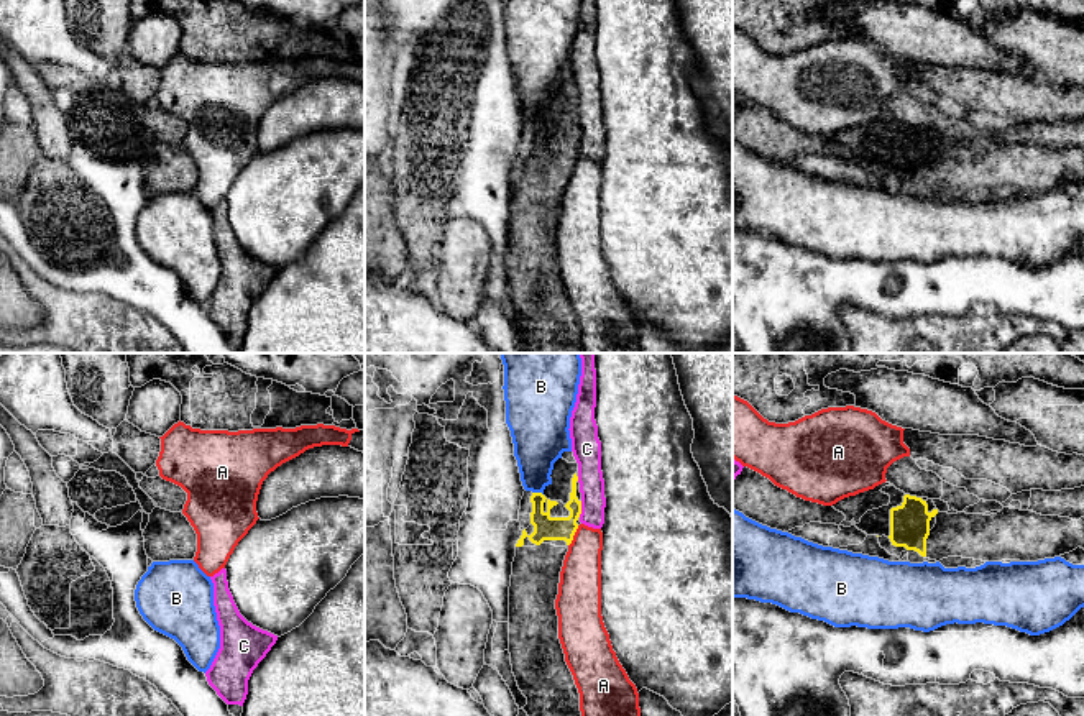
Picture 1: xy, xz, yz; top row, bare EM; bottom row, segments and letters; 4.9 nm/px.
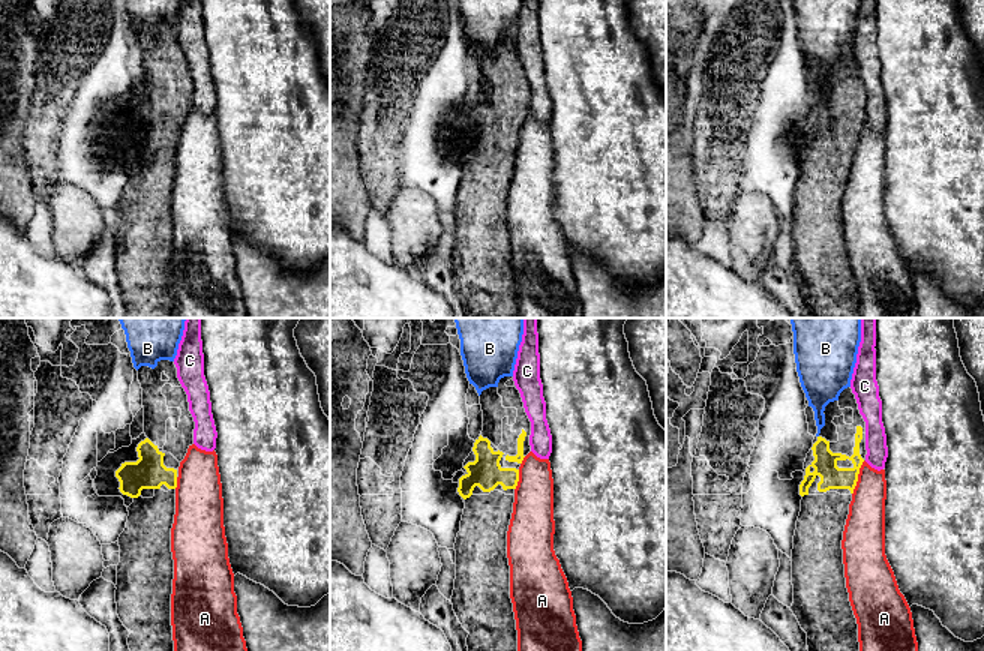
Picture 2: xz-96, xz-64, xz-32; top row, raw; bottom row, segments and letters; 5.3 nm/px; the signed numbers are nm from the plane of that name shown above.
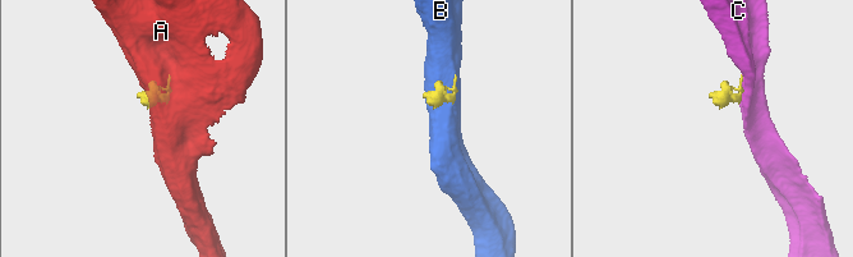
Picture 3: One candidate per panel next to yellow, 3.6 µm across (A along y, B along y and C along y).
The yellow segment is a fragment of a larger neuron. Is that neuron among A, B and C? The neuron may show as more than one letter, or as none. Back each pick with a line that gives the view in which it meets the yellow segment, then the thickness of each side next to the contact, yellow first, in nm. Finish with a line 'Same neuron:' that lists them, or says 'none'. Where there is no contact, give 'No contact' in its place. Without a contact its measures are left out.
Same neuron: none

